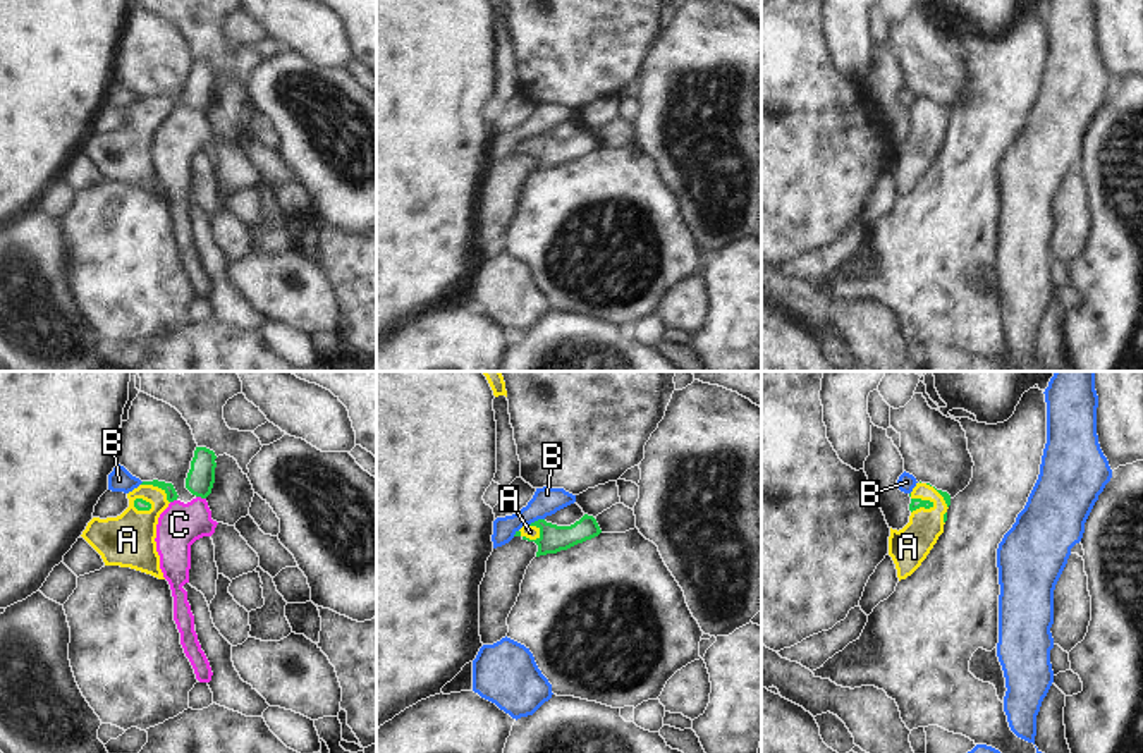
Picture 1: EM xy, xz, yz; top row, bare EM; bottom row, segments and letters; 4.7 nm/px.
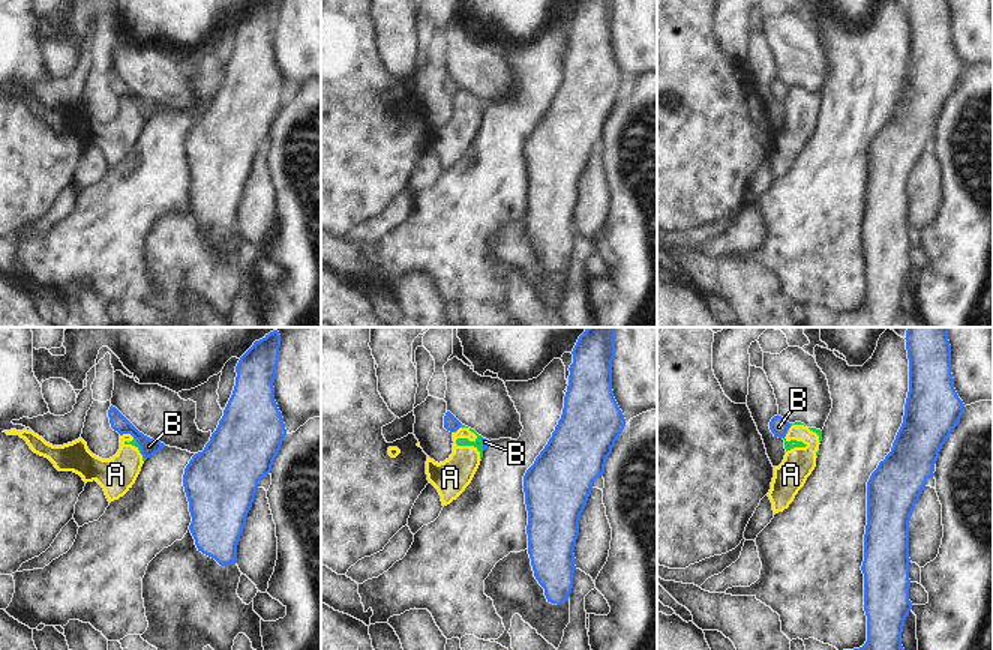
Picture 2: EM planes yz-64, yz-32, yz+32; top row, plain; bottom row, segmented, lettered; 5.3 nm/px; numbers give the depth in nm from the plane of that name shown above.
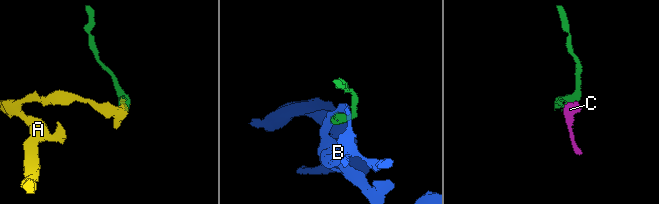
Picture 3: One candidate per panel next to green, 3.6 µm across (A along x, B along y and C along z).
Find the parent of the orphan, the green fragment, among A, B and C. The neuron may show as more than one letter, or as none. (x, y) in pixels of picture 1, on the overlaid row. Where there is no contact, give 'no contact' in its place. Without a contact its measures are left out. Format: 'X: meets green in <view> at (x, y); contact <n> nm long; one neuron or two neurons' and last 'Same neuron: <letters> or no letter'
A: meets green in yz at (920, 499); contact 130 nm long; one neuron
B: meets green in xz at (533, 523); contact 100 nm long; two neurons
C: meets green in xy at (201, 497); contact 50 nm long; two neurons
Same neuron: A

